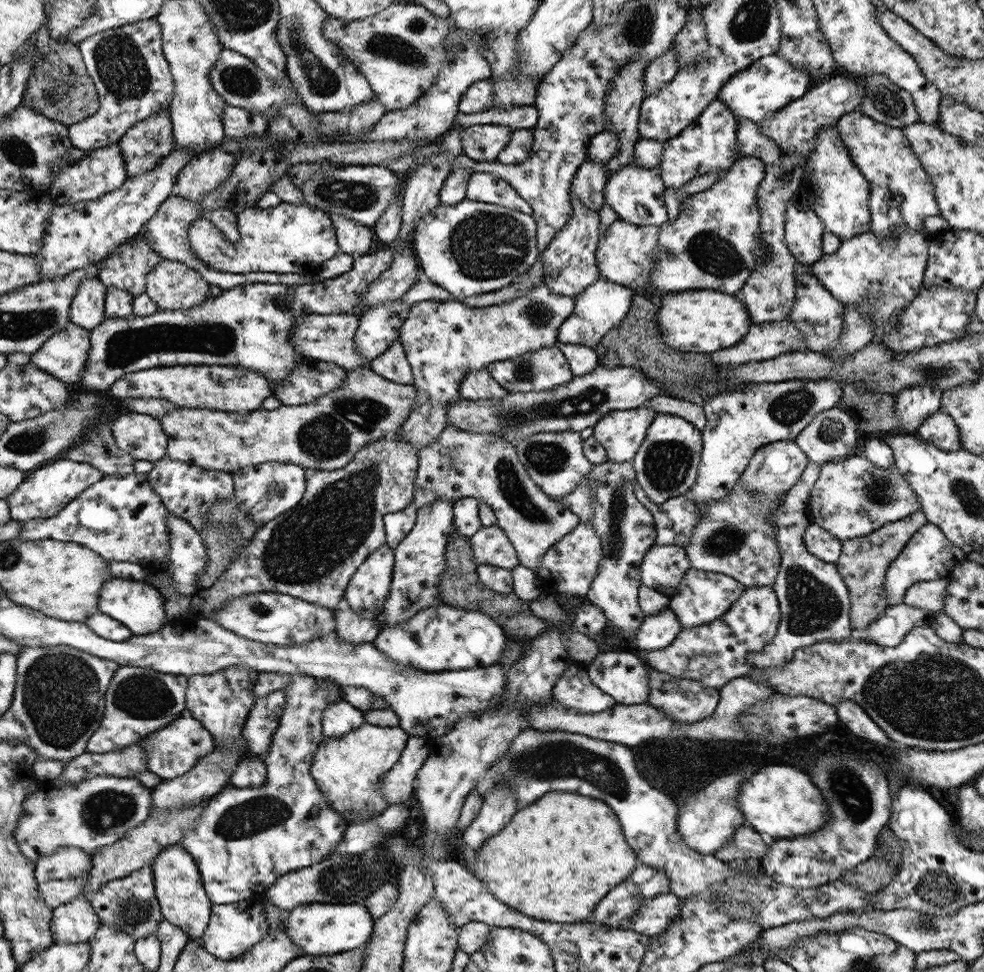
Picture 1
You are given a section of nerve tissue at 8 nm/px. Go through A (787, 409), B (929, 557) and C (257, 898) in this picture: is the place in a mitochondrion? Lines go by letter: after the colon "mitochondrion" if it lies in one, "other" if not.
A: mitochondrion
B: other
C: other

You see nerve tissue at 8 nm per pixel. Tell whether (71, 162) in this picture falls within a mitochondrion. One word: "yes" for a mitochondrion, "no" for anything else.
no

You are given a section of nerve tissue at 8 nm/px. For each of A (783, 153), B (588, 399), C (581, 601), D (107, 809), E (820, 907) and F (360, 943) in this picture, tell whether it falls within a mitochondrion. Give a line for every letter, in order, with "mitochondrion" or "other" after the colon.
A: other
B: mitochondrion
C: other
D: mitochondrion
E: other
F: other

